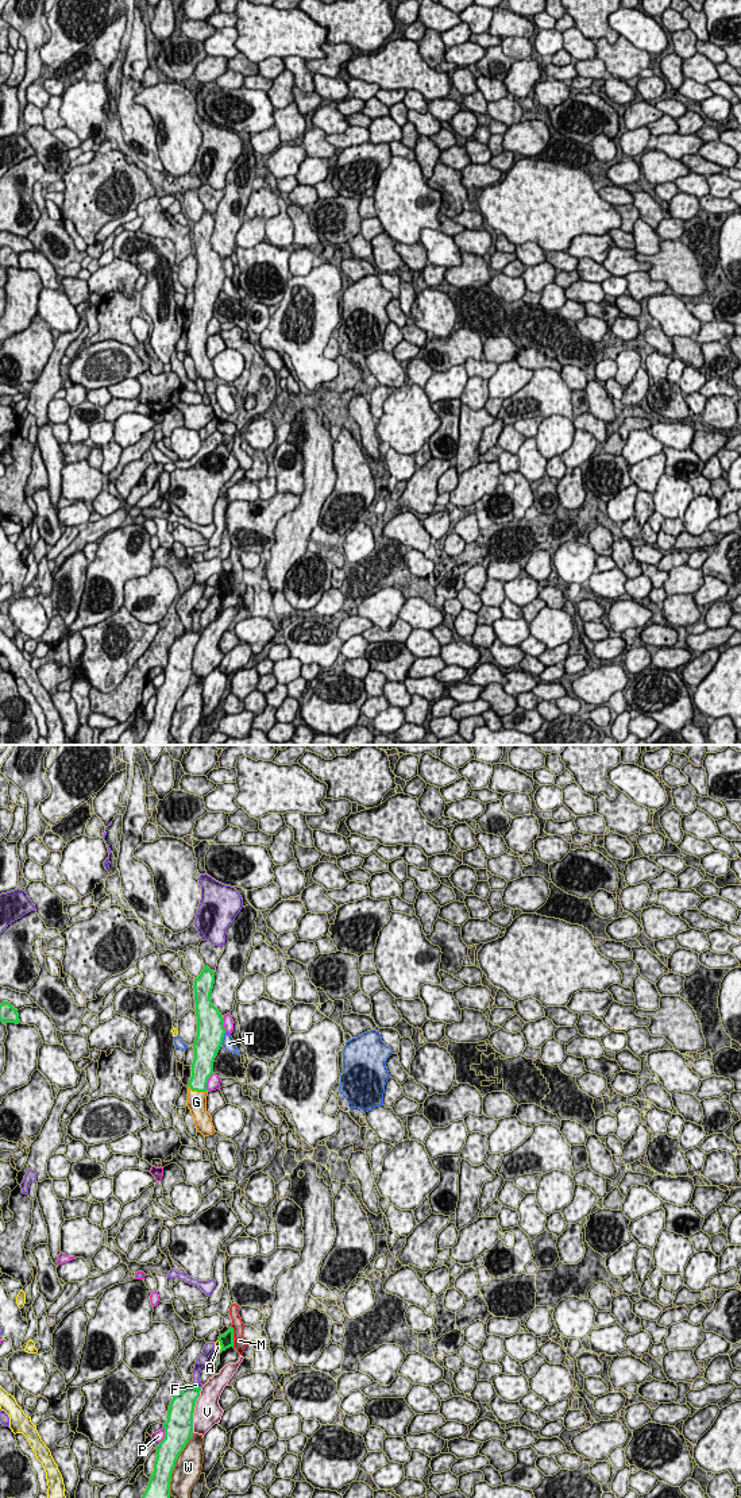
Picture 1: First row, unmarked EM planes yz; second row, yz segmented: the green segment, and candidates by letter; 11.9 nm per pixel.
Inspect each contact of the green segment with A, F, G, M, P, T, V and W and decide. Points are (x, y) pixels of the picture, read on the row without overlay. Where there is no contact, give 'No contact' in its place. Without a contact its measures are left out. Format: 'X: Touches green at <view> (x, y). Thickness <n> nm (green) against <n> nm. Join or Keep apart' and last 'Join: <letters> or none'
A: Touches green at yz (220, 589). Thickness 160 nm (green) against 90 nm. Keep apart
F: Touches green at yz (196, 632). Thickness 280 nm (green) against 100 nm. Keep apart
G: Touches green at yz (197, 335). Thickness 240 nm (green) against 240 nm. Join
M: Touches green at yz (232, 580). Thickness 160 nm (green) against 160 nm. Keep apart
P: Touches green at yz (165, 680). Thickness 340 nm (green) against 130 nm. Keep apart
T: Touches green at yz (222, 284). Thickness 320 nm (green) against 160 nm. Keep apart
V: Touches green at yz (193, 655). Thickness 320 nm (green) against 320 nm. Keep apart
W: Touches green at yz (174, 709). Thickness 280 nm (green) against 320 nm. Keep apart
Join: G

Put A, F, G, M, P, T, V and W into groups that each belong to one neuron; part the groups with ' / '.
A / F / G / M / P / T / V / W

